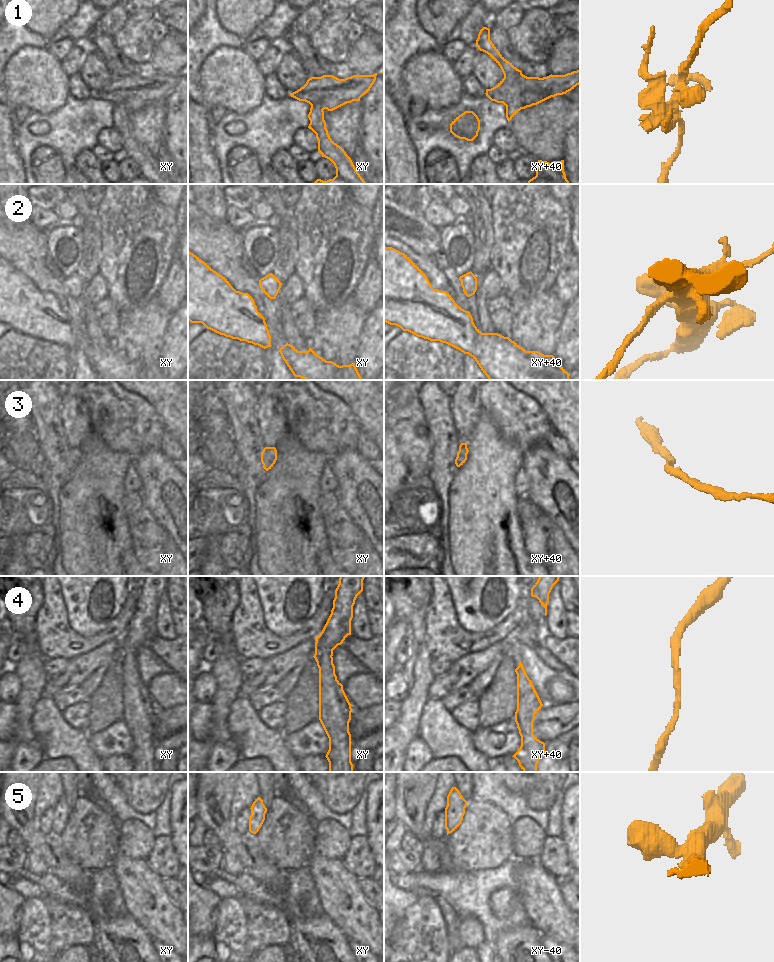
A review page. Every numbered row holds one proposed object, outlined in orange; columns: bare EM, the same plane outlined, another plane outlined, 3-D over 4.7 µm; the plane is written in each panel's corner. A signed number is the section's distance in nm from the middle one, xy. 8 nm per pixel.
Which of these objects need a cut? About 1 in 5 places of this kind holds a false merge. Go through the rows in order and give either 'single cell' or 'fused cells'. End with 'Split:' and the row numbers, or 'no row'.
1: single cell
2: fused cells
3: single cell
4: single cell
5: single cell
Split: 2

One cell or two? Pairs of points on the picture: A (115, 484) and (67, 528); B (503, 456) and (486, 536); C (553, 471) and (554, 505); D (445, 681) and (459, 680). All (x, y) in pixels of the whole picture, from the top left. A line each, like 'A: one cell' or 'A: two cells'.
A: one cell
B: one cell
C: one cell
D: one cell

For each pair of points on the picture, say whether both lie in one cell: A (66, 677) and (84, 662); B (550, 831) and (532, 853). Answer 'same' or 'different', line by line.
A: same
B: different

